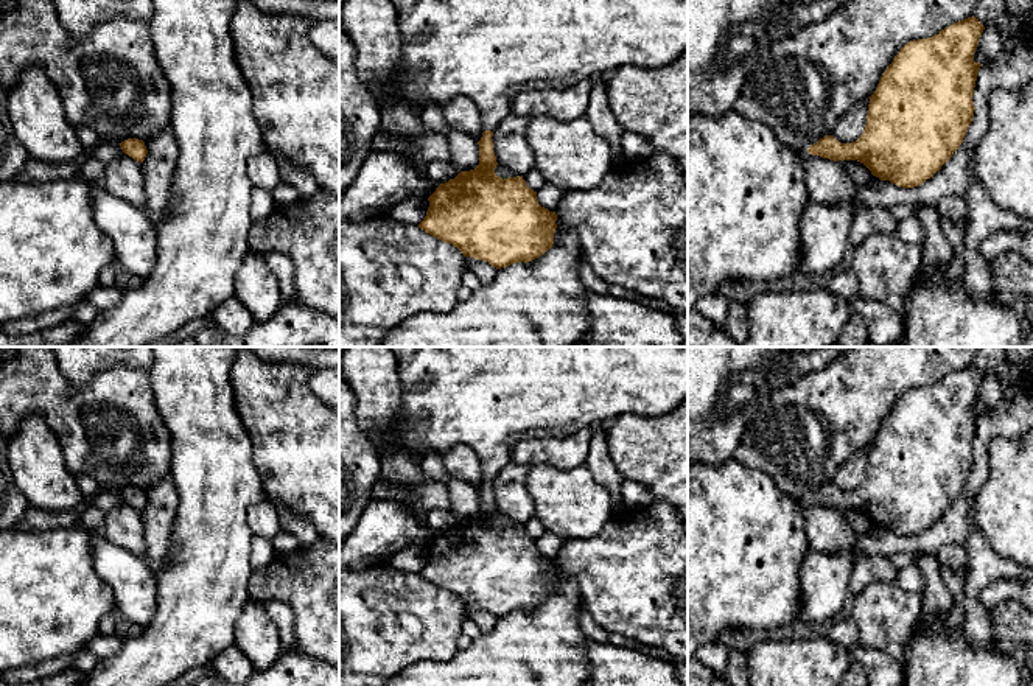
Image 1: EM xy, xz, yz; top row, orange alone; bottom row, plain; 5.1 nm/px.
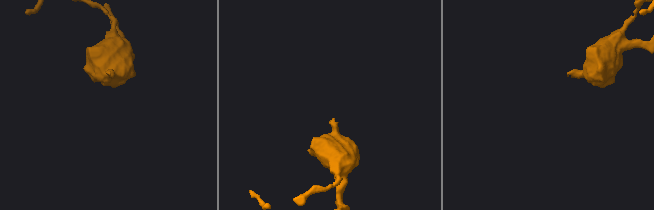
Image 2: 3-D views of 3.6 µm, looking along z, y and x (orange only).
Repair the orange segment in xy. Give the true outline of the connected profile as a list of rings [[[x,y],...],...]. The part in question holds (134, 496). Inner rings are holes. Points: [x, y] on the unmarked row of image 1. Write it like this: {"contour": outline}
{"contour": [[[128,487],[120,492],[120,496],[123,498],[124,502],[128,502],[129,506],[132,506],[134,509],[140,512],[145,509],[148,502],[145,490],[138,487]]]}

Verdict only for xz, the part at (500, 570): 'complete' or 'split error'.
split error

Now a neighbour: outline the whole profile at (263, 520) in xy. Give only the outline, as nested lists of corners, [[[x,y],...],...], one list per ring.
[[[264,499],[249,507],[247,524],[254,537],[274,540],[280,532],[280,520],[275,506]]]

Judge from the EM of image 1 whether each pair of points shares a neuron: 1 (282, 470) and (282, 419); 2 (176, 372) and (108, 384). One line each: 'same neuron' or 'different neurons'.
1: same neuron
2: different neurons

